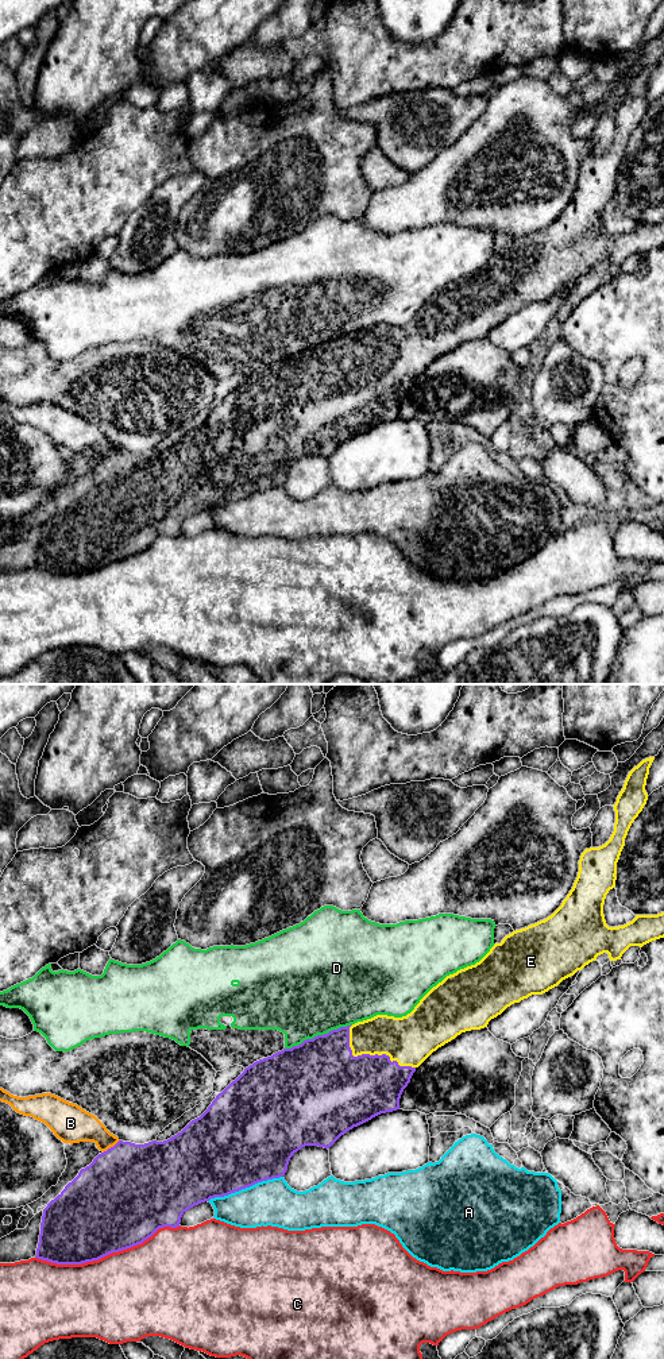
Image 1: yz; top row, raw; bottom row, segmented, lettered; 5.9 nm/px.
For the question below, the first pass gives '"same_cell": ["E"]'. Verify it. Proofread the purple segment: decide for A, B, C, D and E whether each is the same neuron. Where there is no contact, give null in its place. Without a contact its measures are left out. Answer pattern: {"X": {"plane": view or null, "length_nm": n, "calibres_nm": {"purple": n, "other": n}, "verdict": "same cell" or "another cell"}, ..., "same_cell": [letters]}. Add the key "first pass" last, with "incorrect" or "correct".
{"A": {"plane": "yz", "length_nm": 480, "calibres_nm": {"purple": 500, "other": 280}, "verdict": "another cell"}, "B": {"plane": "yz", "length_nm": 120, "calibres_nm": {"purple": 500, "other": 200}, "verdict": "another cell"}, "C": {"plane": "yz", "length_nm": 900, "calibres_nm": {"purple": 500, "other": 480}, "verdict": "another cell"}, "D": {"plane": "yz", "length_nm": 420, "calibres_nm": {"purple": 460, "other": 500}, "verdict": "another cell"}, "E": {"plane": "yz", "length_nm": 460, "calibres_nm": {"purple": 420, "other": 280}, "verdict": "same cell"}, "same_cell": ["E"], "first pass": "correct"}

